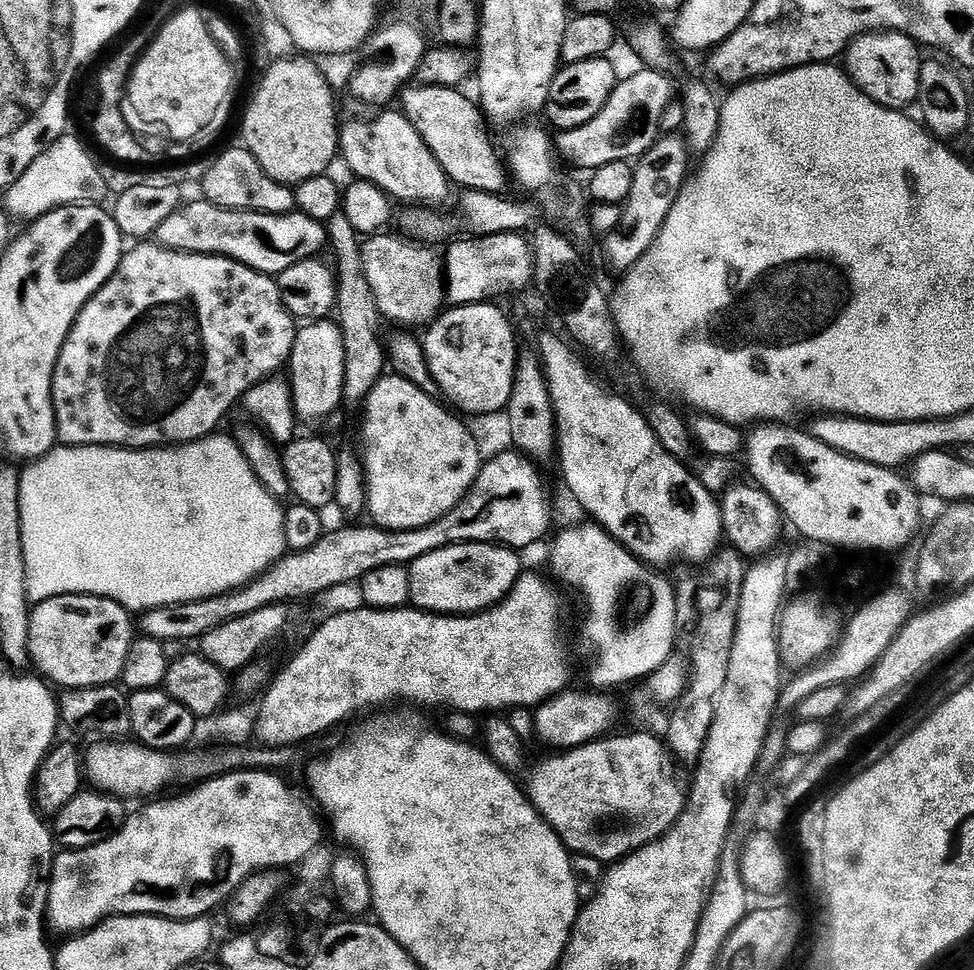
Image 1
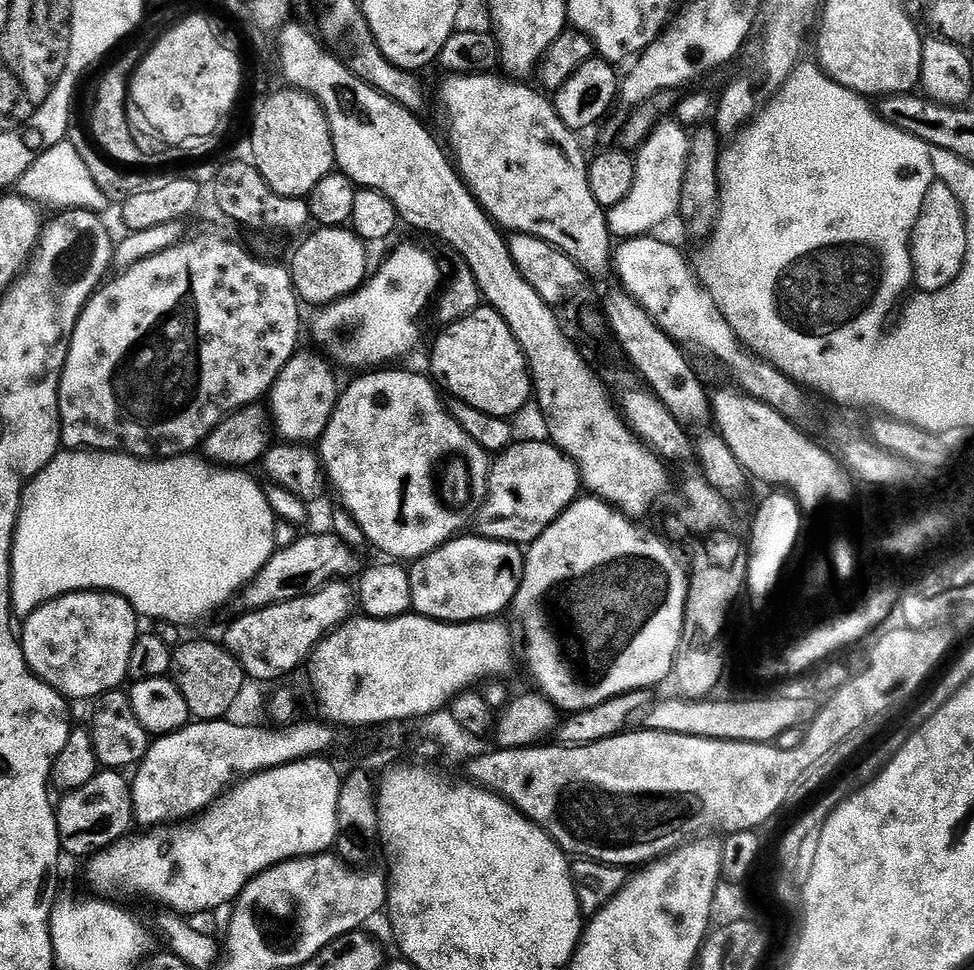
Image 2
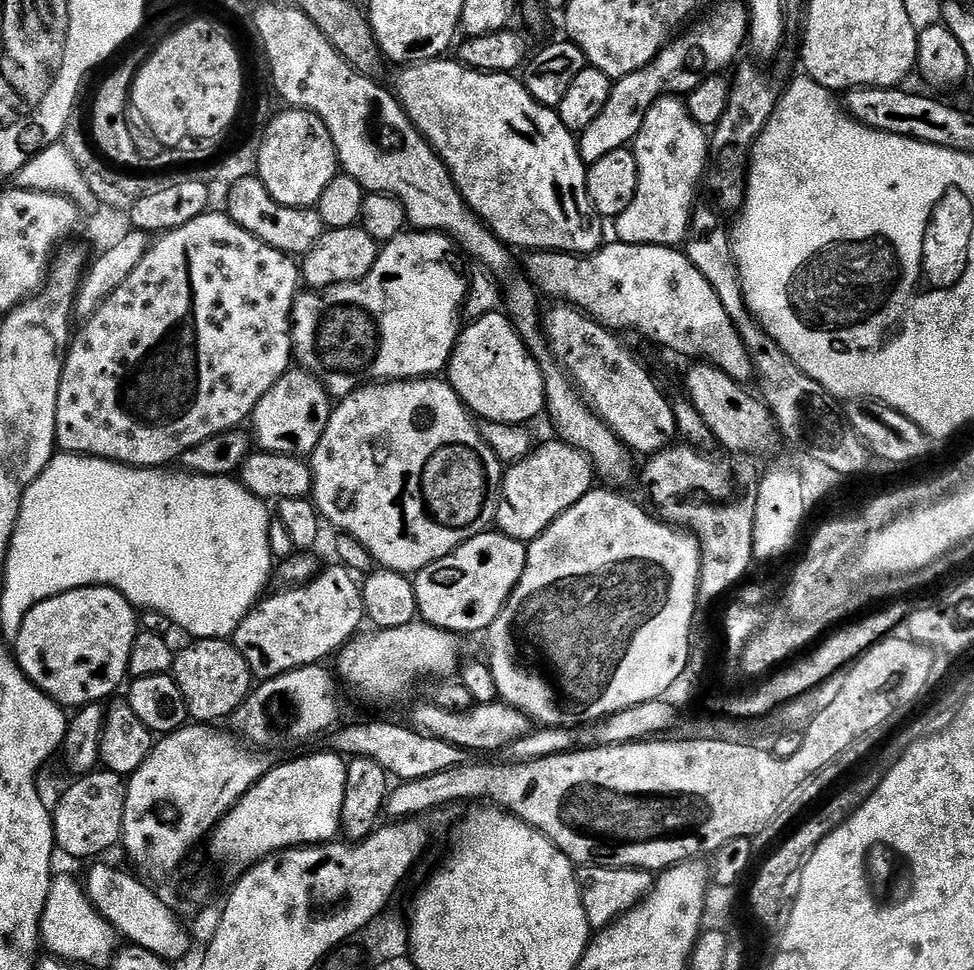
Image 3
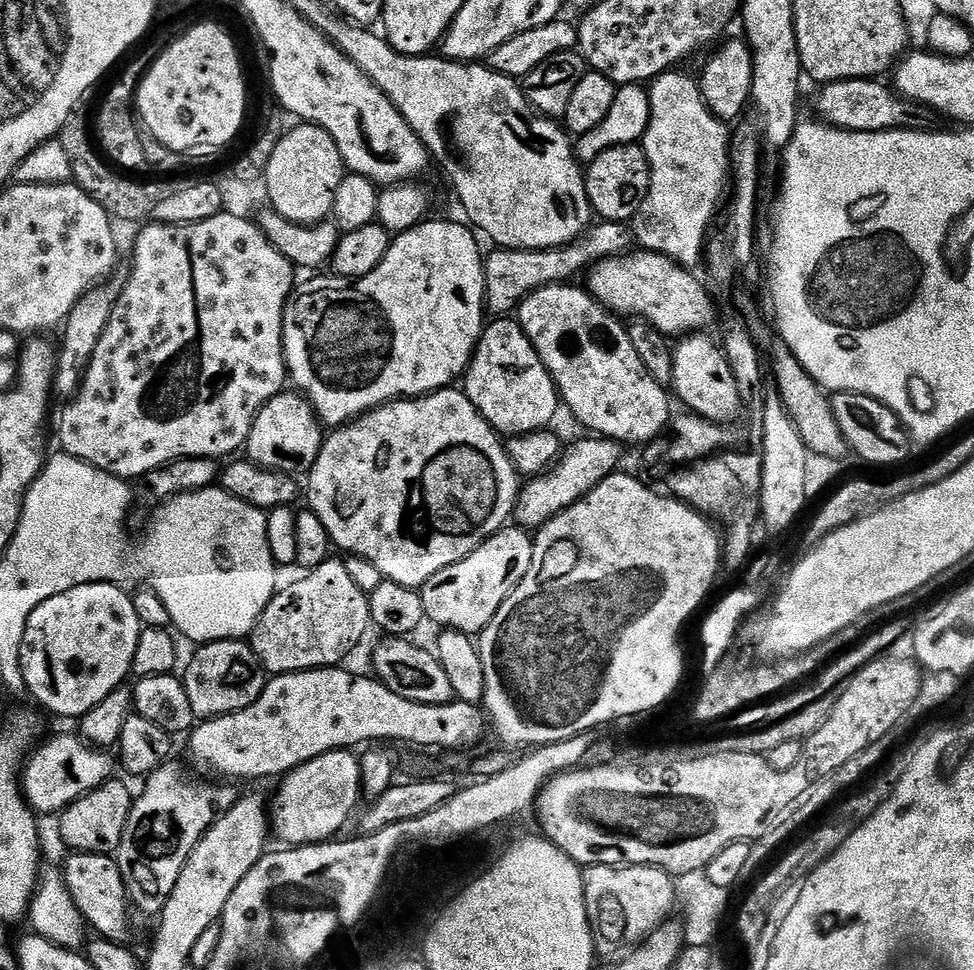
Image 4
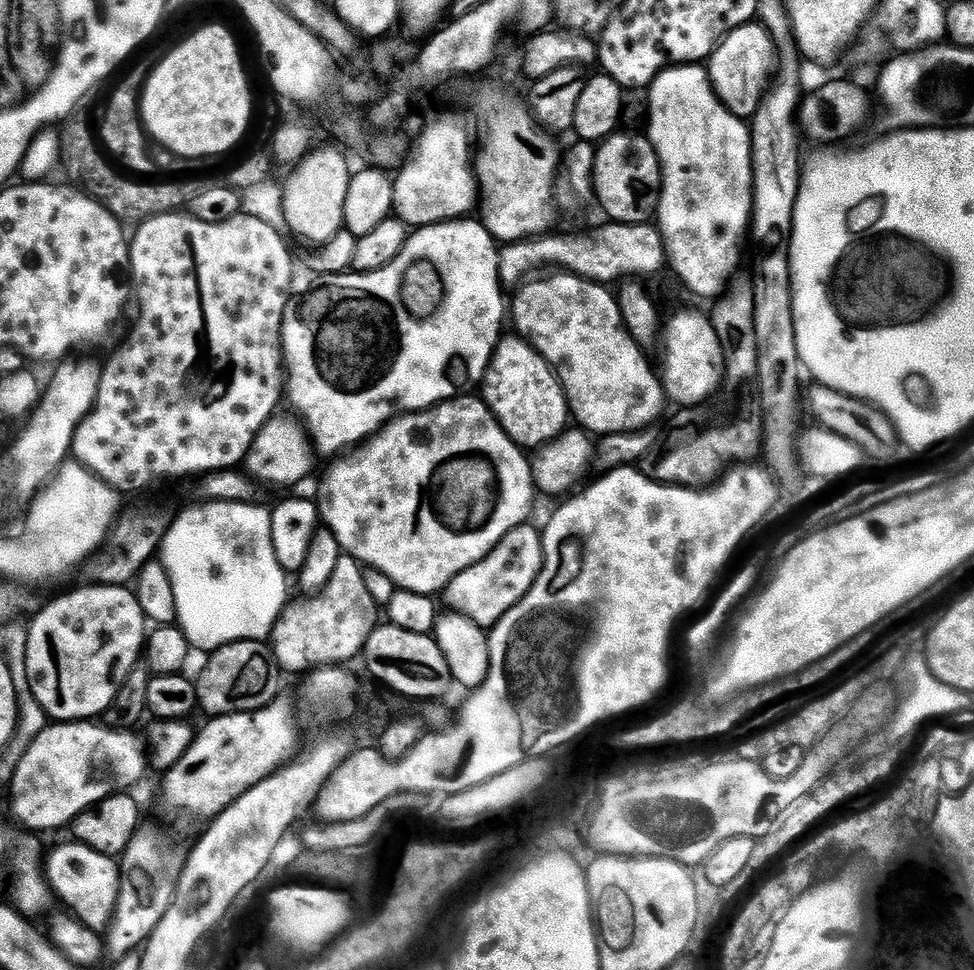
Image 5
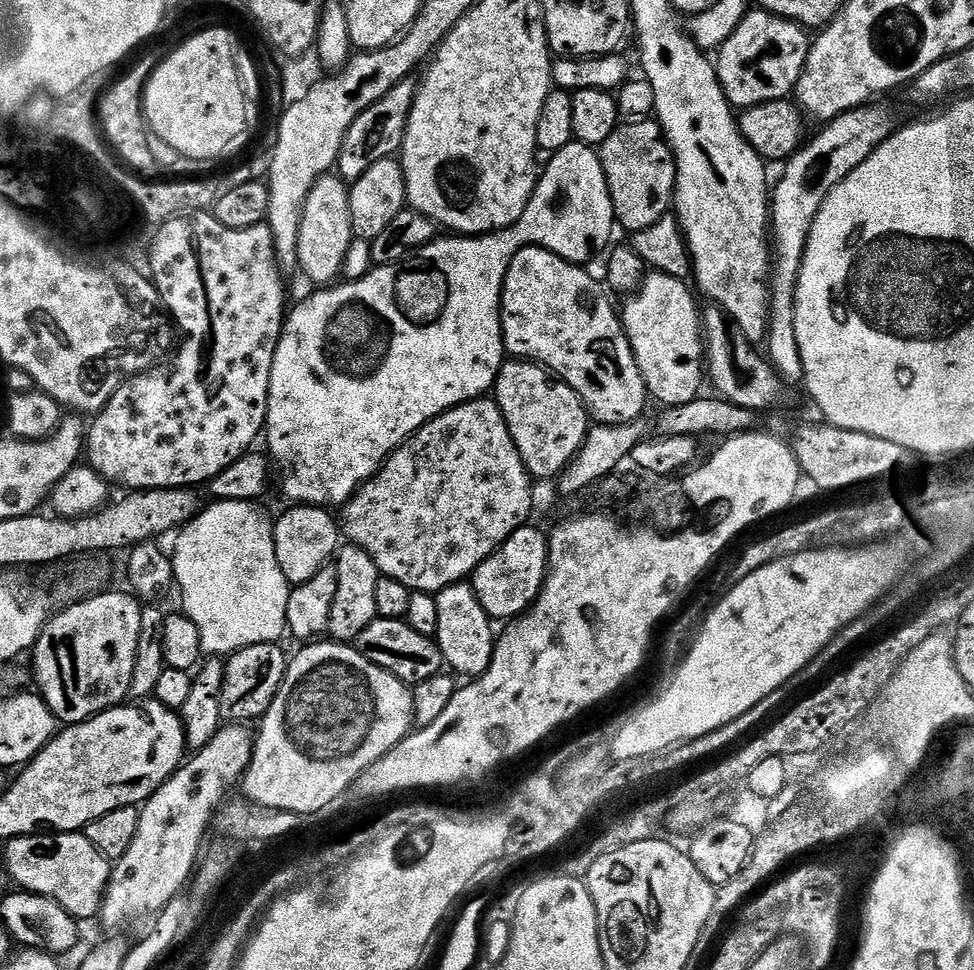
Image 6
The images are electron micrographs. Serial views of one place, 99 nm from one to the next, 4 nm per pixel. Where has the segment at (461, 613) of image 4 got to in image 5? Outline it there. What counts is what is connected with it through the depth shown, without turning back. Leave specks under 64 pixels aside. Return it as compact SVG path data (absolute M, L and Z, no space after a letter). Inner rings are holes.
M531 523L520 524L482 562L462 570L448 584L446 597L447 607L472 619L477 626L492 630L502 617L520 601L534 586L544 564L544 541L539 527L532 528Z

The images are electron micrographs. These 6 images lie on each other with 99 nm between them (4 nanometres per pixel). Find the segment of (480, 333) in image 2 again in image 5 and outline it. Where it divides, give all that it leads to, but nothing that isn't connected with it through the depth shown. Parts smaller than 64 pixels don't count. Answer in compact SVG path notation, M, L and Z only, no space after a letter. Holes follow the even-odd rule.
M505 335L494 350L484 375L482 399L511 440L525 450L539 450L569 427L568 399L547 360L543 360L523 336L511 335Z

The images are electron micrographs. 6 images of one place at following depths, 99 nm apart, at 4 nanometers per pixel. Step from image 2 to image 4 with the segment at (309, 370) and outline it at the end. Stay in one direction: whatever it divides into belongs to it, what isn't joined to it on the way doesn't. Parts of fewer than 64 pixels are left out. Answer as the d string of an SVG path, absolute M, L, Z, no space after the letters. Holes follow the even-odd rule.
M281 390L262 406L244 448L247 457L263 468L304 474L311 471L320 453L324 437L322 421L307 396L296 390L288 391Z

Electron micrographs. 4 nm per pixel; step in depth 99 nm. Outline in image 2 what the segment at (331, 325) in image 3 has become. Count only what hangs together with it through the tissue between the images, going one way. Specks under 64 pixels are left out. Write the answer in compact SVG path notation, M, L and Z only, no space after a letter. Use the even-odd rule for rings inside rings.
M404 244L394 249L384 265L377 272L375 269L352 295L335 300L321 311L324 313L316 320L316 340L337 365L360 368L356 370L379 369L387 365L387 360L415 346L416 319L441 284L442 272L440 276L435 258L412 244Z

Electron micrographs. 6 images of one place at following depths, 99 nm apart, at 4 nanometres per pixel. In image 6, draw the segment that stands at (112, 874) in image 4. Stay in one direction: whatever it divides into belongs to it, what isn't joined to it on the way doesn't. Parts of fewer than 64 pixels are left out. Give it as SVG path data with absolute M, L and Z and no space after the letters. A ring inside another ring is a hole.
M57 832L35 836L15 836L3 845L2 864L13 885L23 891L54 898L63 908L84 922L97 915L108 888L110 862L80 832Z

